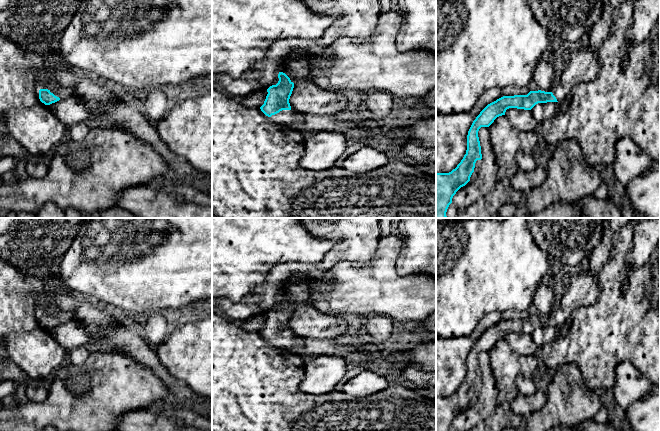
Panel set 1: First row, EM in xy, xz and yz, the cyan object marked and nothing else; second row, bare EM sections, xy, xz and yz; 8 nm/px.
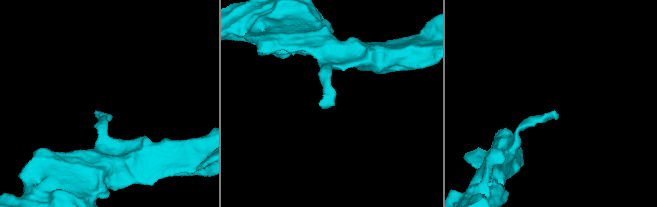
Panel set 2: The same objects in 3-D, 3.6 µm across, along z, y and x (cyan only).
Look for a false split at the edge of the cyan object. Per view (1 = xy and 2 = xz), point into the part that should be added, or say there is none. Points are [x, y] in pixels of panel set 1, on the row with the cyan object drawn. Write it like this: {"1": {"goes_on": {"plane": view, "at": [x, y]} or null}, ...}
{"1": {"goes_on": {"plane": "xy", "at": [59, 91]}}, "2": {"goes_on": {"plane": "xz", "at": [287, 118]}}}

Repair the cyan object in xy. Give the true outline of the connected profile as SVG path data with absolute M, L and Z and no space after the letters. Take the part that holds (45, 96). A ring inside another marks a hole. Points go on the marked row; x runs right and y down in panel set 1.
M37 80L36 89L39 90L39 99L45 105L50 105L62 98L72 96L73 90L70 87L63 87L52 81Z

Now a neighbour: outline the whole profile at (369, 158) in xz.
M366 145L343 162L343 168L352 173L367 173L383 167L390 154L379 145Z

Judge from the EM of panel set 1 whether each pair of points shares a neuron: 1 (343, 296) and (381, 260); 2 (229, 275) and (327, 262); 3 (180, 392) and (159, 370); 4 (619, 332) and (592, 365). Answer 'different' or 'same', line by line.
1: same
2: different
3: same
4: same

